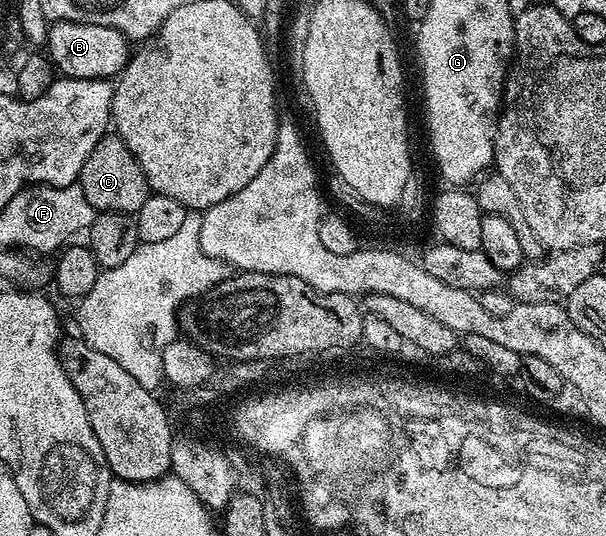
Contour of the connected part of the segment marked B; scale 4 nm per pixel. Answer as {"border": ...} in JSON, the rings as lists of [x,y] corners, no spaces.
{"border":[[[61,19],[48,28],[46,55],[53,68],[69,79],[107,79],[119,76],[130,58],[130,43],[118,29]]]}

